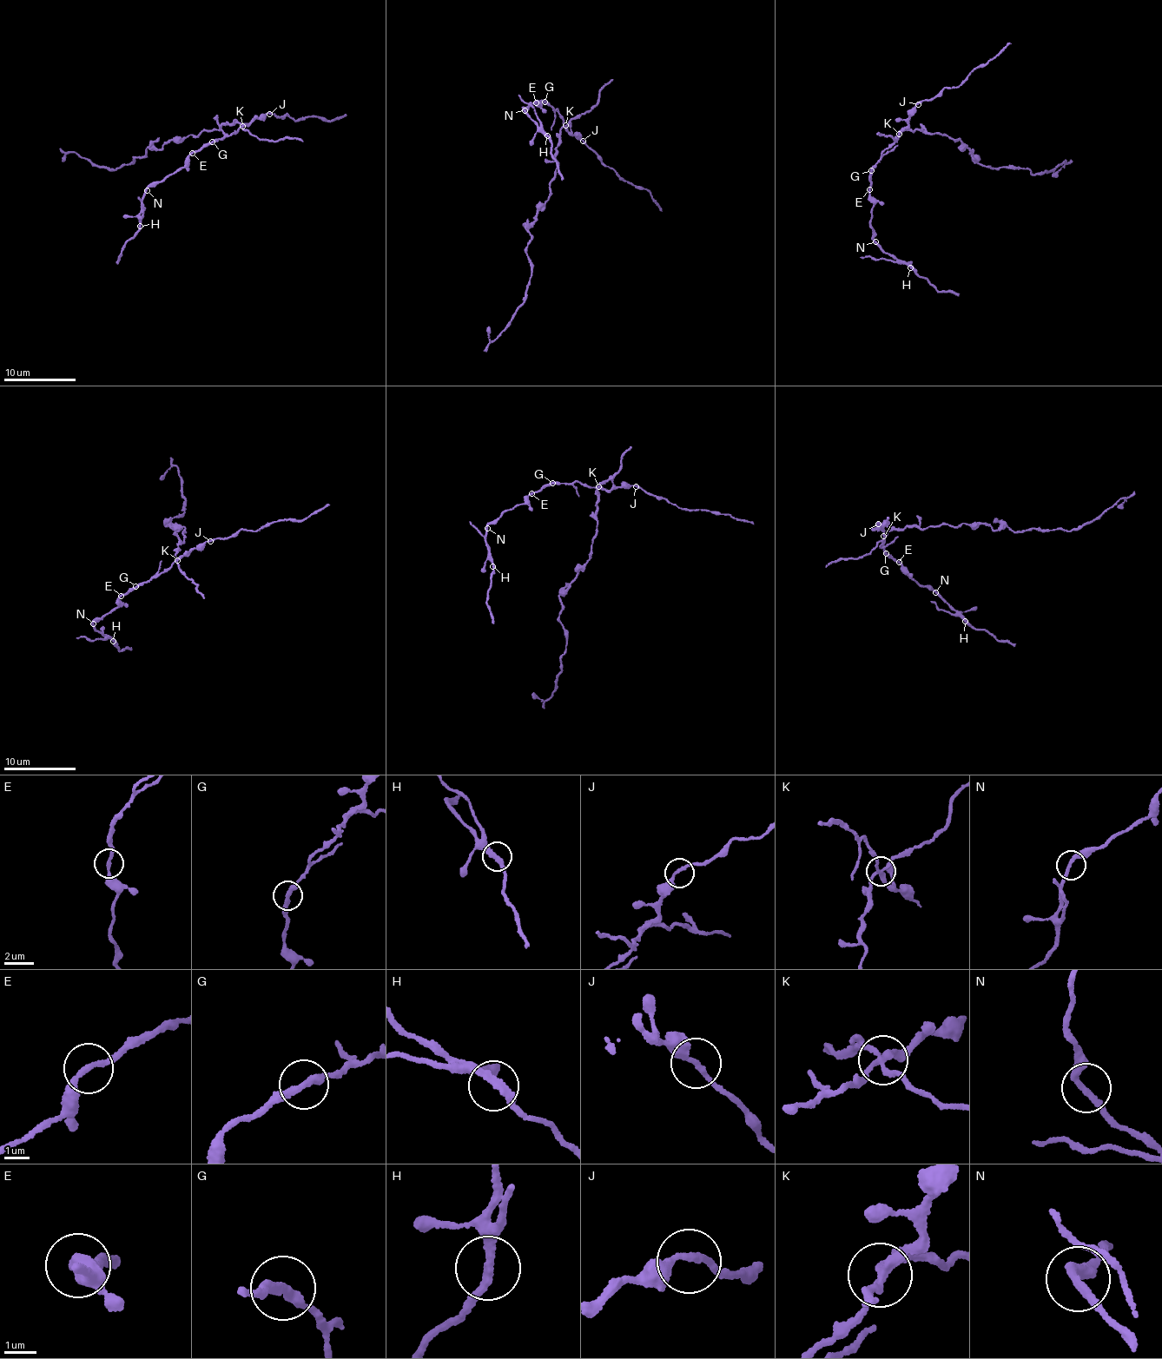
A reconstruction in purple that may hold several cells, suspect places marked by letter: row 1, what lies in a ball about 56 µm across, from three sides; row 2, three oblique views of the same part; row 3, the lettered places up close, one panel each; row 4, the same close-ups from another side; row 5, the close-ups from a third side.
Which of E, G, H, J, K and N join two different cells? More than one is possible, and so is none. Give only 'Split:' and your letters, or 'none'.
Split: H, K

